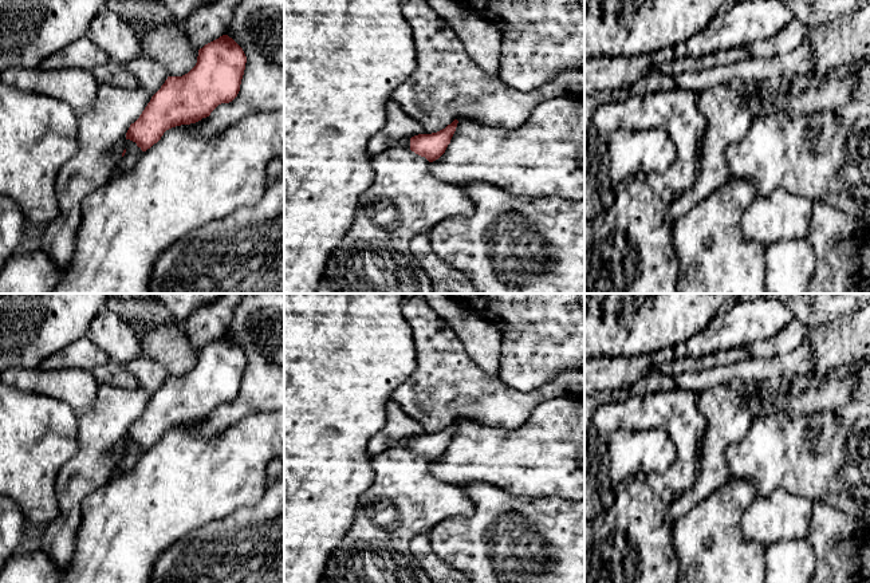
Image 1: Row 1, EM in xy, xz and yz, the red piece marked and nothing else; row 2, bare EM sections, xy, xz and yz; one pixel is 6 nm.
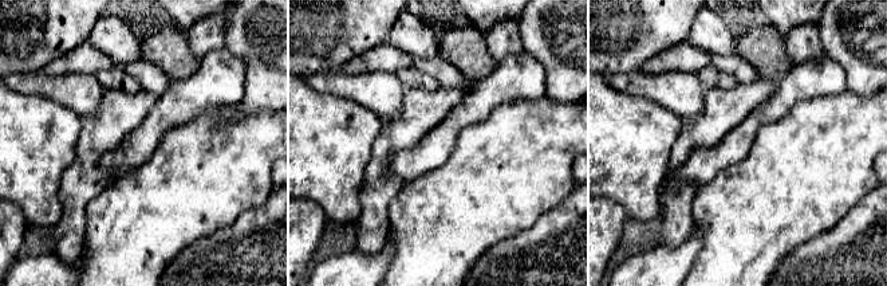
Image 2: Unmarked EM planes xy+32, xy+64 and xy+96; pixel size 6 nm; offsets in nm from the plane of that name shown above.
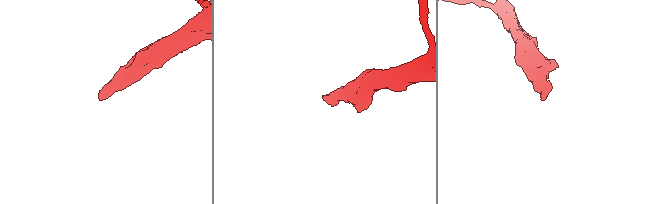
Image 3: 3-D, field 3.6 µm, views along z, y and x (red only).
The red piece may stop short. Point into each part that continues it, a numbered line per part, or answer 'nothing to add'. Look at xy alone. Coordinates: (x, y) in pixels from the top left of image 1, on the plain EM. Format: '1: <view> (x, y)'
nothing to add

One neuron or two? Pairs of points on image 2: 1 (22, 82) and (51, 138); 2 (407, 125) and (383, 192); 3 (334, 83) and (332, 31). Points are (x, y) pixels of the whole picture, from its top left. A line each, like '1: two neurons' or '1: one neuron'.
1: two neurons
2: one neuron
3: two neurons

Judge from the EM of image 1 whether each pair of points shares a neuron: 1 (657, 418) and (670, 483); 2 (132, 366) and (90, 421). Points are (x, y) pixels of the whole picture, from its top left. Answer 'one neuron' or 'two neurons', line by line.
1: one neuron
2: two neurons

